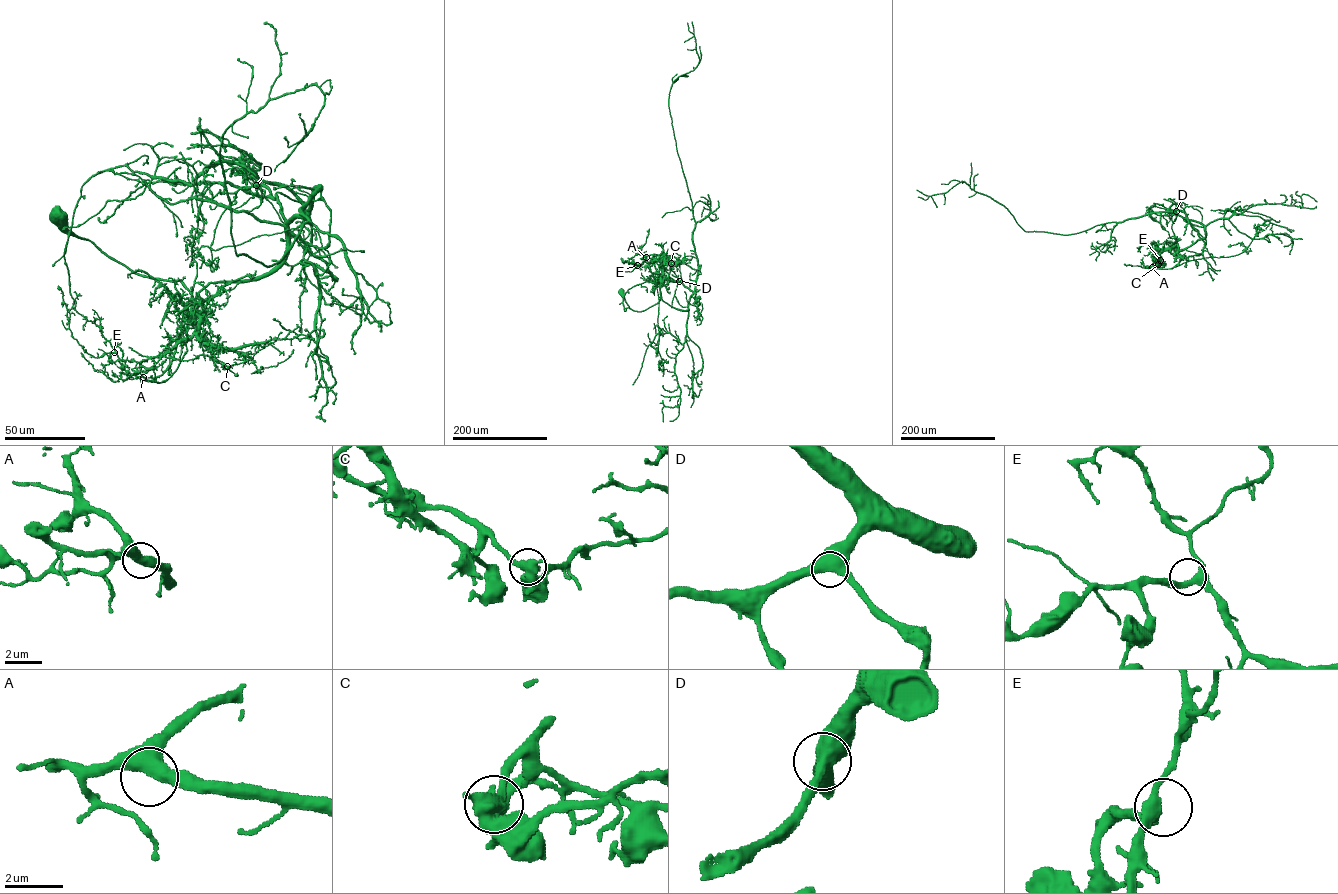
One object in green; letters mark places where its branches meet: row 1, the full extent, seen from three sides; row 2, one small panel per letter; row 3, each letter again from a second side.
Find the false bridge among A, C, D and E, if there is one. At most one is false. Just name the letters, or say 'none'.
C

